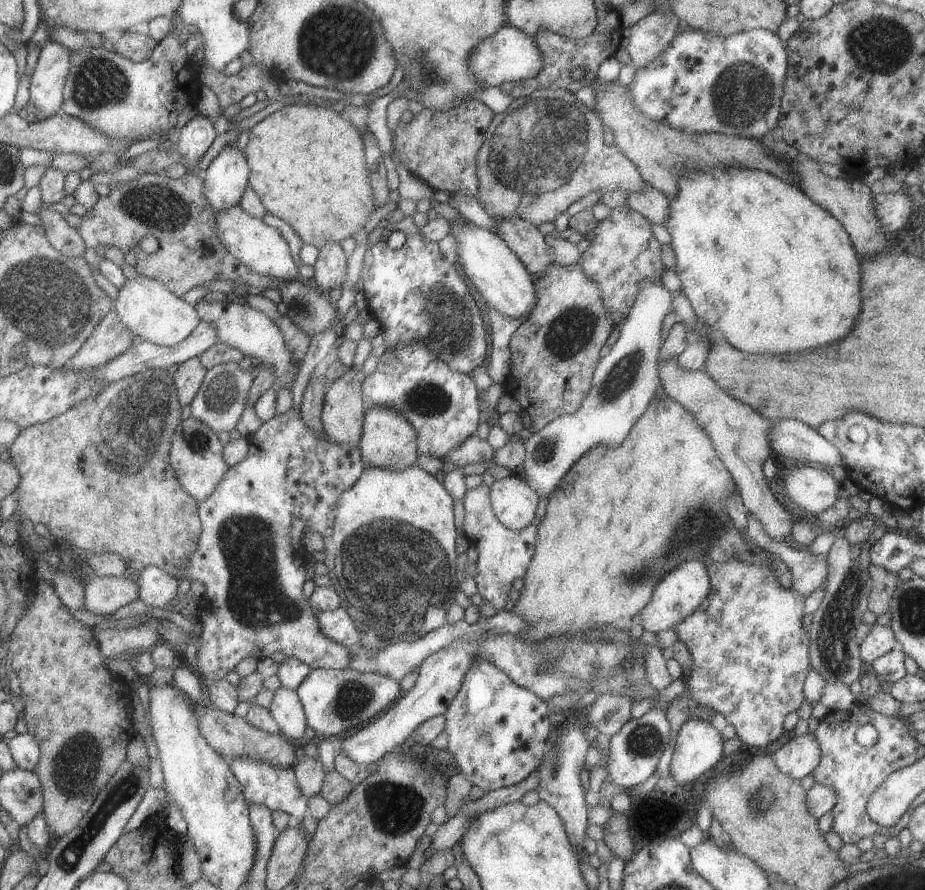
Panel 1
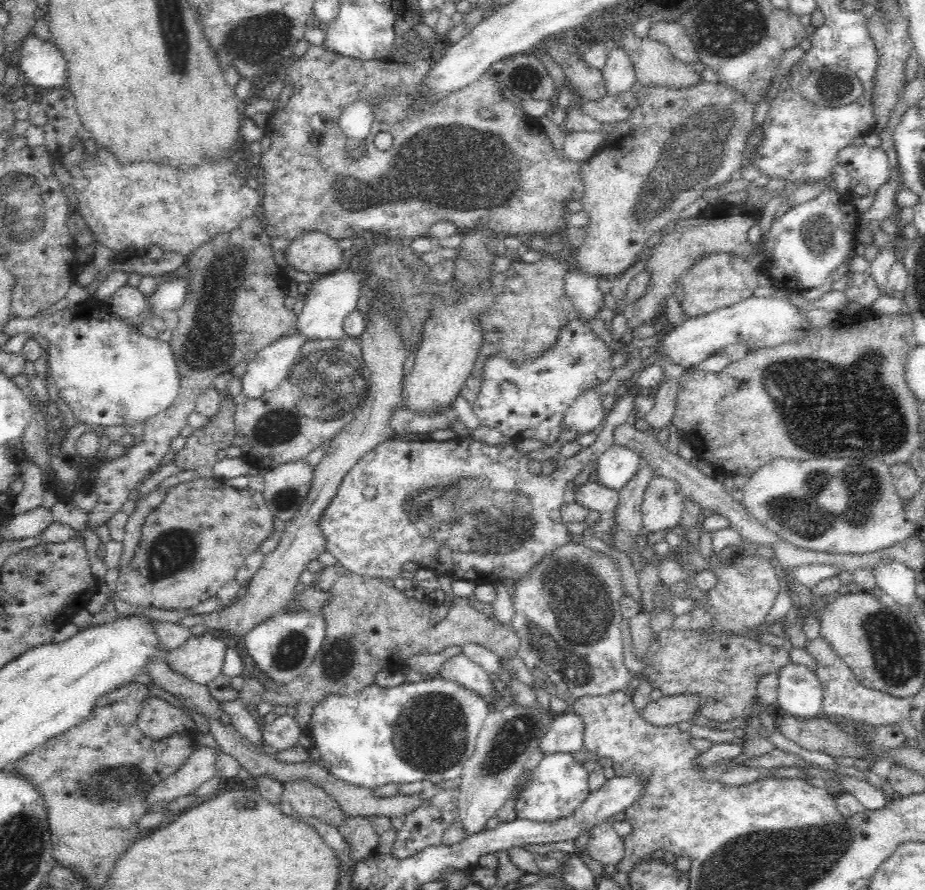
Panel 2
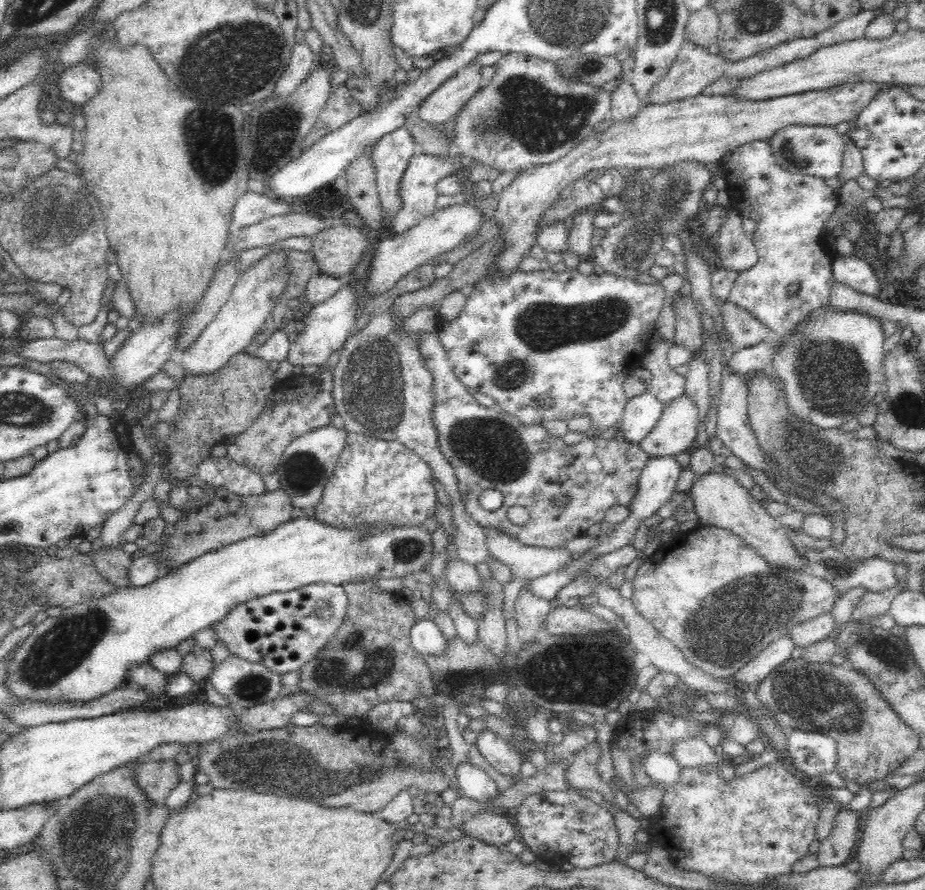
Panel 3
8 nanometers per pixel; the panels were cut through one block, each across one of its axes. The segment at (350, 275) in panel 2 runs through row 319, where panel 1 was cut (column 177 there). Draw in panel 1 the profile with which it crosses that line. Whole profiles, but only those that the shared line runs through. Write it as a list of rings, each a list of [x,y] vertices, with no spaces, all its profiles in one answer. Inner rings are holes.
[[[147,276],[127,278],[123,286],[117,287],[113,309],[119,322],[138,340],[163,347],[179,344],[200,321],[193,306],[169,292],[161,282]]]

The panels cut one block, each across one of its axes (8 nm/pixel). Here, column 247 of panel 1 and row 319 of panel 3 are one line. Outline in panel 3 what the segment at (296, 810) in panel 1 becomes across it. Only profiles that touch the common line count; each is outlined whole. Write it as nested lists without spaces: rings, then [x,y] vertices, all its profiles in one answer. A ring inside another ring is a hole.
[[[753,140],[735,148],[732,158],[722,166],[722,175],[727,181],[725,190],[730,195],[733,210],[743,218],[751,218],[756,223],[750,239],[759,256],[758,262],[752,268],[738,274],[726,301],[751,312],[771,330],[773,336],[786,336],[796,328],[798,322],[807,318],[814,310],[825,306],[835,284],[831,262],[838,253],[829,253],[824,249],[821,228],[839,201],[838,192],[827,186],[823,178],[796,176],[782,169],[776,163],[767,140]],[[794,284],[798,284],[798,289],[791,294],[788,290]]]

